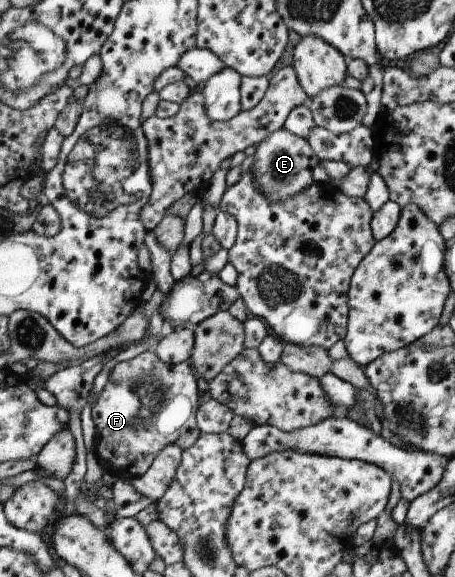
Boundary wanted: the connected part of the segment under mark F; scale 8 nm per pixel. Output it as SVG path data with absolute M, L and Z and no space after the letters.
M153 349L115 364L99 397L90 405L91 419L95 424L93 451L103 471L109 472L115 479L131 480L145 473L159 451L168 444L176 444L183 449L195 443L201 435L194 419L199 399L197 378L189 363L162 363L154 355Z

